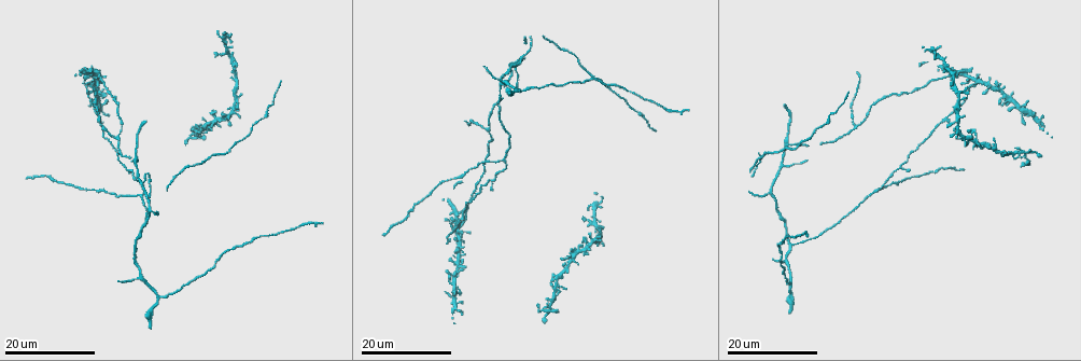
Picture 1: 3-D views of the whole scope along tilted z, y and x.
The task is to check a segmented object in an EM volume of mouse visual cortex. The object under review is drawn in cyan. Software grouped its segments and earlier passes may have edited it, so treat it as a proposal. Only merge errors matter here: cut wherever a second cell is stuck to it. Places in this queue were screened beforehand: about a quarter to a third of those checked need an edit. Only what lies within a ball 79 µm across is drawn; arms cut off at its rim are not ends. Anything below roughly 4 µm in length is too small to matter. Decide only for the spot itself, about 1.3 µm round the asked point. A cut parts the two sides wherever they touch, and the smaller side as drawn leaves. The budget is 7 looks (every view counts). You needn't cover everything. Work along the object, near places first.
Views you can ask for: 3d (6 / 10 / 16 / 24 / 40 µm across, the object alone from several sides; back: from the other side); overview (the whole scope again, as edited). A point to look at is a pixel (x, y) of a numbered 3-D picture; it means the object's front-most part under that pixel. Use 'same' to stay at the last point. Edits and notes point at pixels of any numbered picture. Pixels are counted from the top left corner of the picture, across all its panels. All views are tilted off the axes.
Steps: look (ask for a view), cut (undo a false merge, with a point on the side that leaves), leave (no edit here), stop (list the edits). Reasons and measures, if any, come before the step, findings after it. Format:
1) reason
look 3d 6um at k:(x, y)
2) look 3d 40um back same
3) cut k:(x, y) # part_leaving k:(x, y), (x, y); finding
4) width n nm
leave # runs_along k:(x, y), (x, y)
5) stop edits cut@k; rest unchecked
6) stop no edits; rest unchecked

branch point
look 3d 16um at 1:(876, 192)

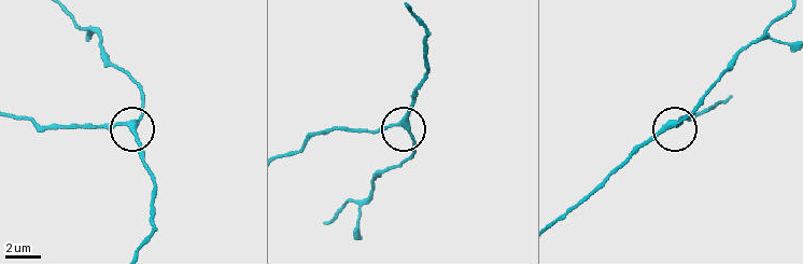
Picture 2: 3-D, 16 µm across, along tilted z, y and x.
look 3d 6um at 2:(393, 123)

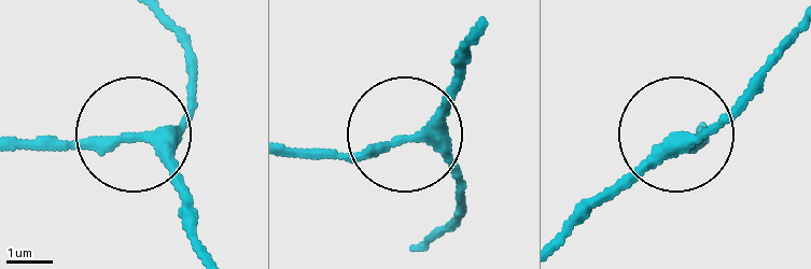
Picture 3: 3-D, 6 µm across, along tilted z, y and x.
look 3d 6um back at 3:(138, 138)

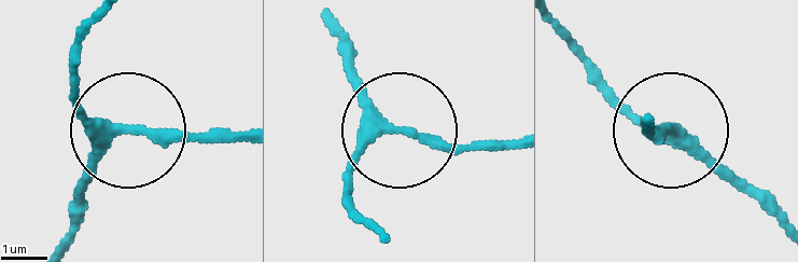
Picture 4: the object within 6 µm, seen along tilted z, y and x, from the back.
width 260 nm
leave # runs_along 4:(76, 72), (83, 107), (116, 130), (239, 132); one cell here

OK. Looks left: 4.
three-way junction
look 3d 24um at 1:(788, 145)

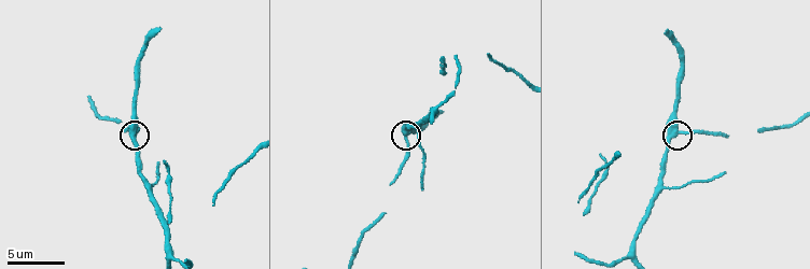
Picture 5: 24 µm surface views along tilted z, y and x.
look 3d 10um at 5:(405, 136)

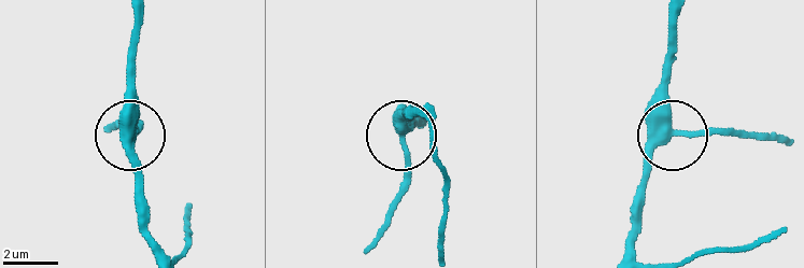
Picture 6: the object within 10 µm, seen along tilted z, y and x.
width 360 nm
leave # continuous, no second cell

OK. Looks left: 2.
branch point
look 3d 6um at 5:(438, 107)

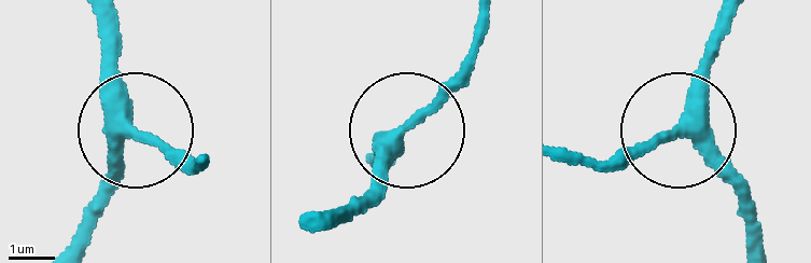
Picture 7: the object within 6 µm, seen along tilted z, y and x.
arms 3
leave # runs_along 7:(71, 239), (110, 154), (134, 133), (108, 13); all the same cell

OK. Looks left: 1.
stop no edits; rest unchecked

